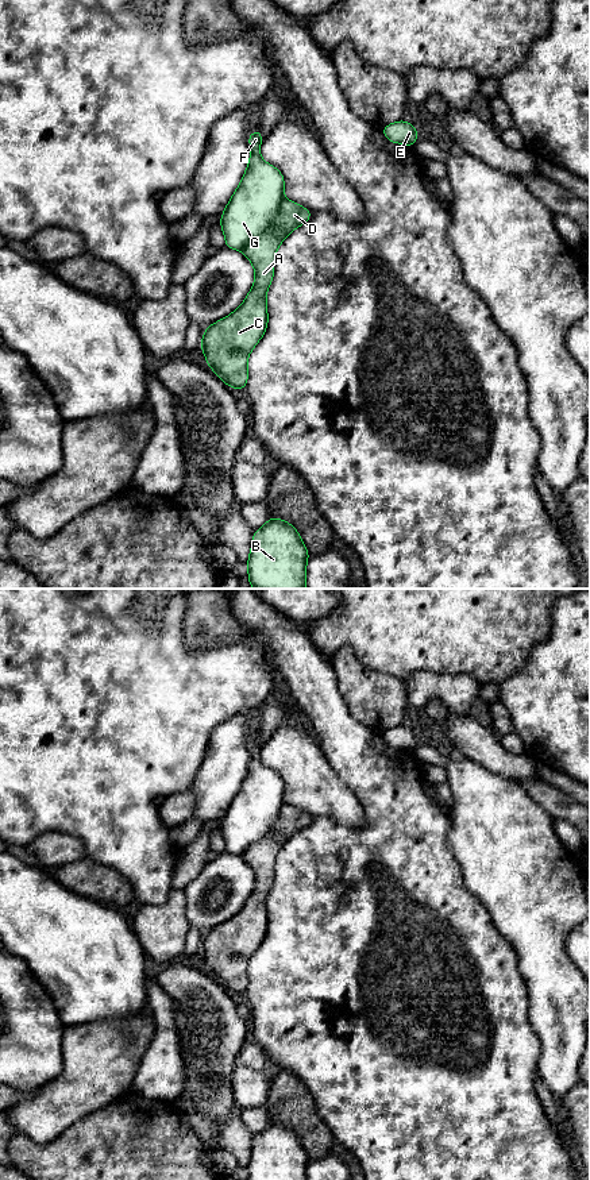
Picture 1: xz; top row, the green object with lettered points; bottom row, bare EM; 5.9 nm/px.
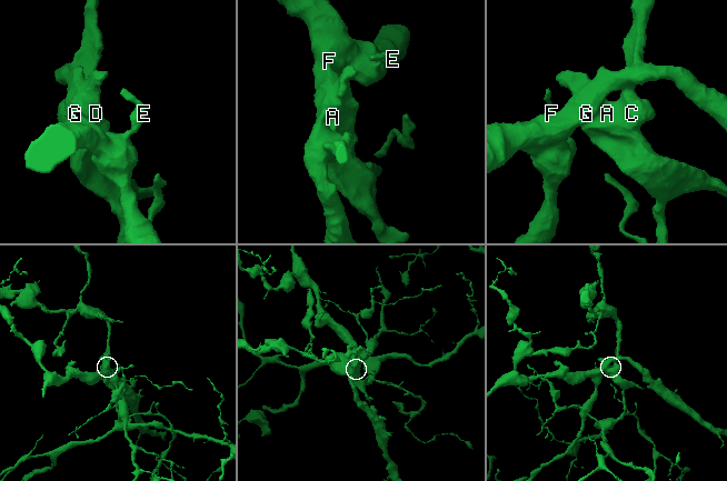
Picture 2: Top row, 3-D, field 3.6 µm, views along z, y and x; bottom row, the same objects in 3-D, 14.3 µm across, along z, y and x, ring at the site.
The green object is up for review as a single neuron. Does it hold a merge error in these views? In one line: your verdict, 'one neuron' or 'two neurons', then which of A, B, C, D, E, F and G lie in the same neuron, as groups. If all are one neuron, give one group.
two neurons | A C D / B E F G

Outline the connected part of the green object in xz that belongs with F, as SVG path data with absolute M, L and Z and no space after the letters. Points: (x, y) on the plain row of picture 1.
M258 734L248 739L251 760L247 775L220 824L220 832L223 833L225 842L225 852L231 855L244 856L252 844L266 838L274 825L281 806L284 805L284 780L278 774L266 768L261 763L259 752L262 743L263 740Z

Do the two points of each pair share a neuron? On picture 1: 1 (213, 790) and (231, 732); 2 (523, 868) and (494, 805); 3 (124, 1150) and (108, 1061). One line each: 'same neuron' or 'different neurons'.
1: same neuron
2: same neuron
3: different neurons

